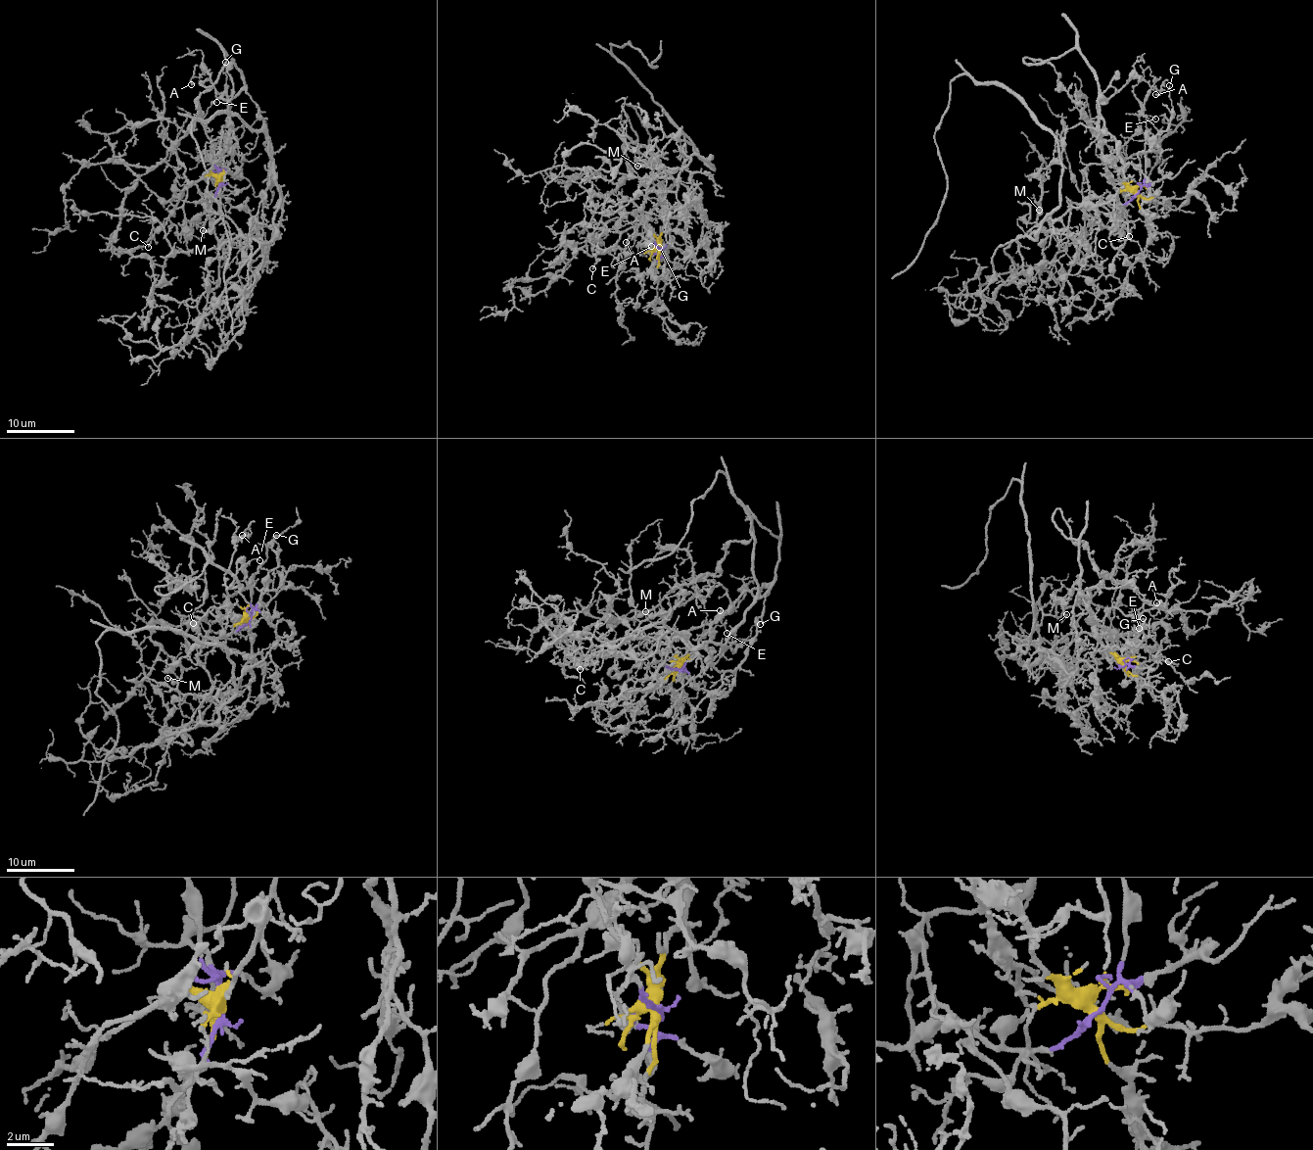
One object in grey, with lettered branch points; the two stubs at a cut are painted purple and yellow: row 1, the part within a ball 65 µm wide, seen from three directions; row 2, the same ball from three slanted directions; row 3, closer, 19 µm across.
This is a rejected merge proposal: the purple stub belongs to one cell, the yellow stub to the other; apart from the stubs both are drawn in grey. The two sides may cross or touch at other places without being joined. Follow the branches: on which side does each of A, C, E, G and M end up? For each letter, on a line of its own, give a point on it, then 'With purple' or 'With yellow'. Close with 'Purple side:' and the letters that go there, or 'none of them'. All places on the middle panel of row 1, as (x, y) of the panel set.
A: Place: (626, 242). With yellow
C: Place: (592, 268). With yellow
E: Place: (651, 246). With purple
G: Place: (659, 247). With yellow
M: Place: (637, 166). With yellow
Purple side: E

